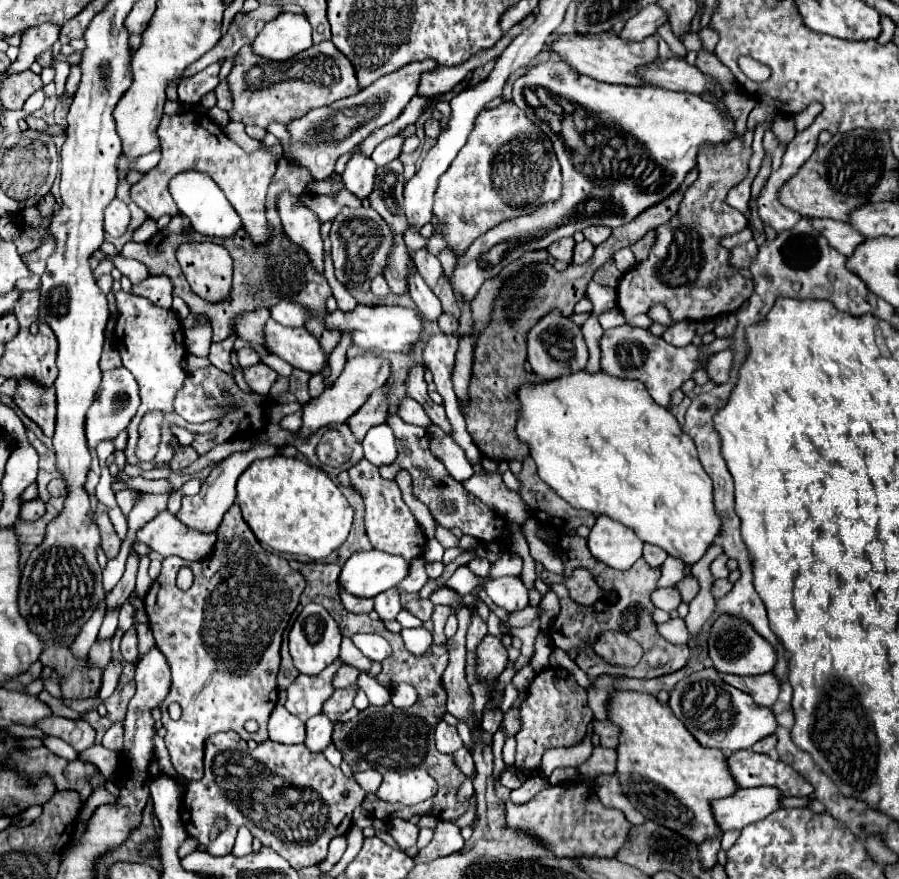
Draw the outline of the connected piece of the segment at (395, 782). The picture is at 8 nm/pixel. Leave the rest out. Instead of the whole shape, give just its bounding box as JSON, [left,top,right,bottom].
[375,770,437,806]

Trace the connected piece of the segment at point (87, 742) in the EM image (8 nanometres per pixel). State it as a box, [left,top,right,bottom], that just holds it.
[35,716,95,752]

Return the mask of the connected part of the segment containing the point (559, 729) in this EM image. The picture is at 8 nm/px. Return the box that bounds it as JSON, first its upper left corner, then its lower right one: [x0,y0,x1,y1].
[515,666,589,770]

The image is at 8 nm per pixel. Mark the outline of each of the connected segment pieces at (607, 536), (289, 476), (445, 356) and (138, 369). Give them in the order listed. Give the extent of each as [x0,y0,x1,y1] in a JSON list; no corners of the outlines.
[[587,516,643,570],[235,456,353,560],[423,334,481,462],[115,290,211,470]]

